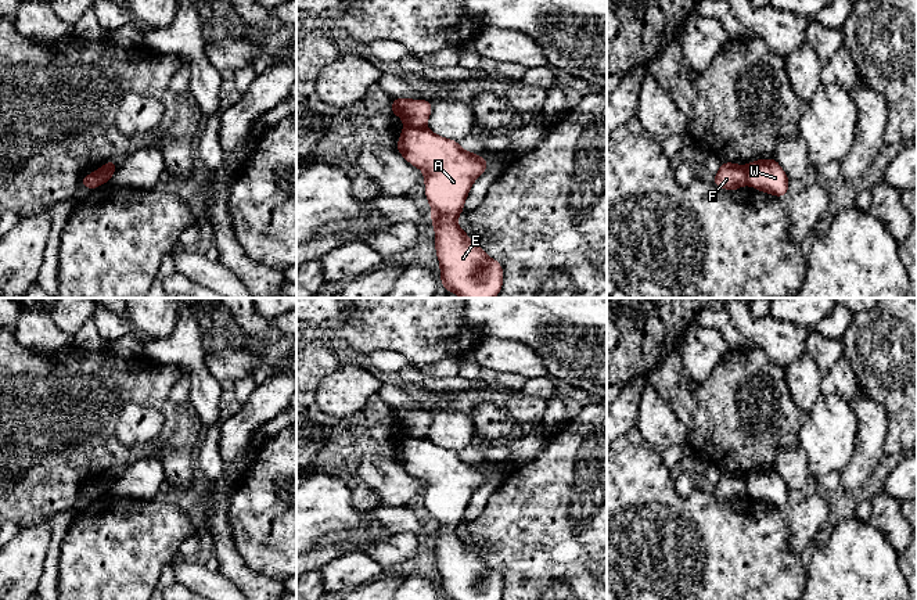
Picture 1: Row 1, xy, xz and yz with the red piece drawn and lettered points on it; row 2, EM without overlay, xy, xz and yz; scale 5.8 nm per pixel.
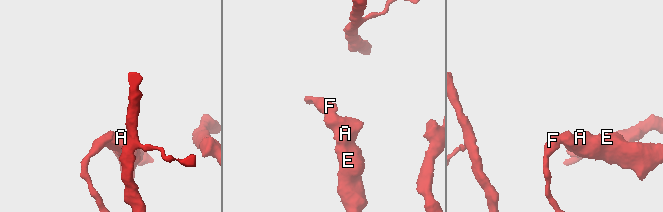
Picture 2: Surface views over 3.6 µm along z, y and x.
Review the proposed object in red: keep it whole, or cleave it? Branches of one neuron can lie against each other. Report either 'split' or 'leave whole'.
split

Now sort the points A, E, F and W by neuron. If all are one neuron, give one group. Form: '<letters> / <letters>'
A E W / F

